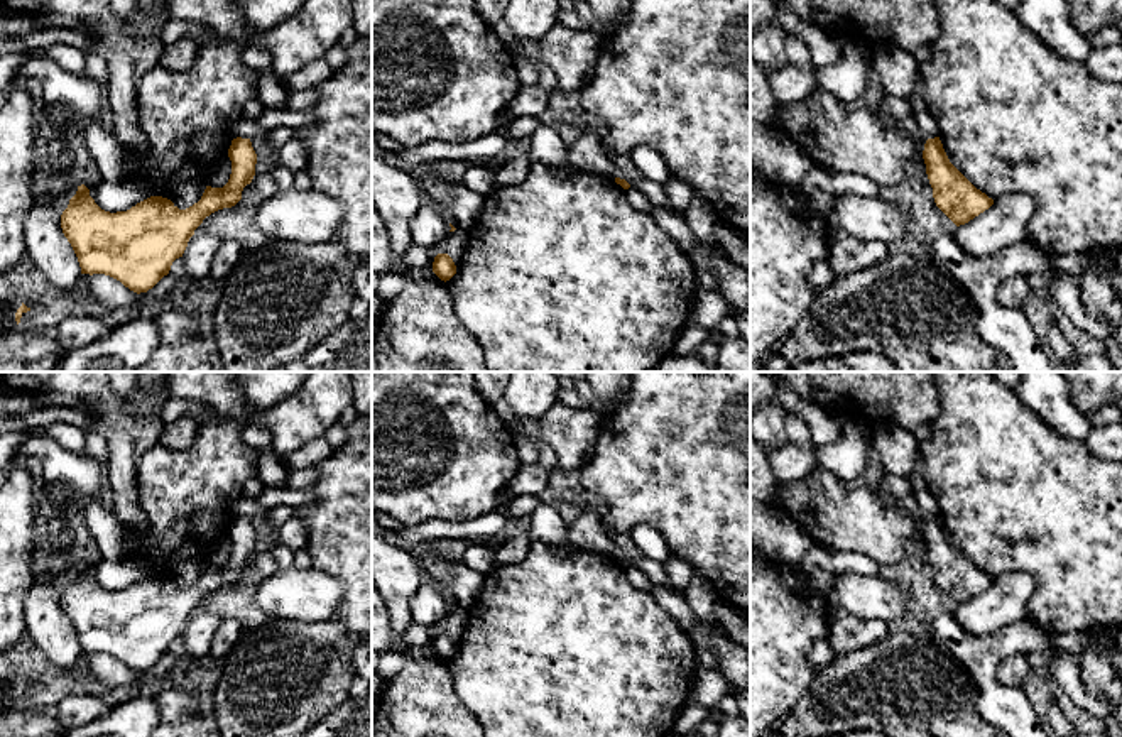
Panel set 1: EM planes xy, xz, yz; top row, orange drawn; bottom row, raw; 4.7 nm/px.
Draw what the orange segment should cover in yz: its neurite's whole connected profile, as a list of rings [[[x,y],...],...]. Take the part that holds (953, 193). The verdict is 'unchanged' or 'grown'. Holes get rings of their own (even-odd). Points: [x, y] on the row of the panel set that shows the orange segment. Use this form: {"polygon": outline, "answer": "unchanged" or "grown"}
{"polygon": [[[940,137],[928,139],[923,150],[926,174],[936,206],[956,225],[965,225],[994,205],[948,159]]], "answer": "unchanged"}

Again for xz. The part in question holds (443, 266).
{"polygon": [[[438,254],[433,262],[433,272],[446,282],[456,274],[456,265],[448,254]]], "answer": "unchanged"}

